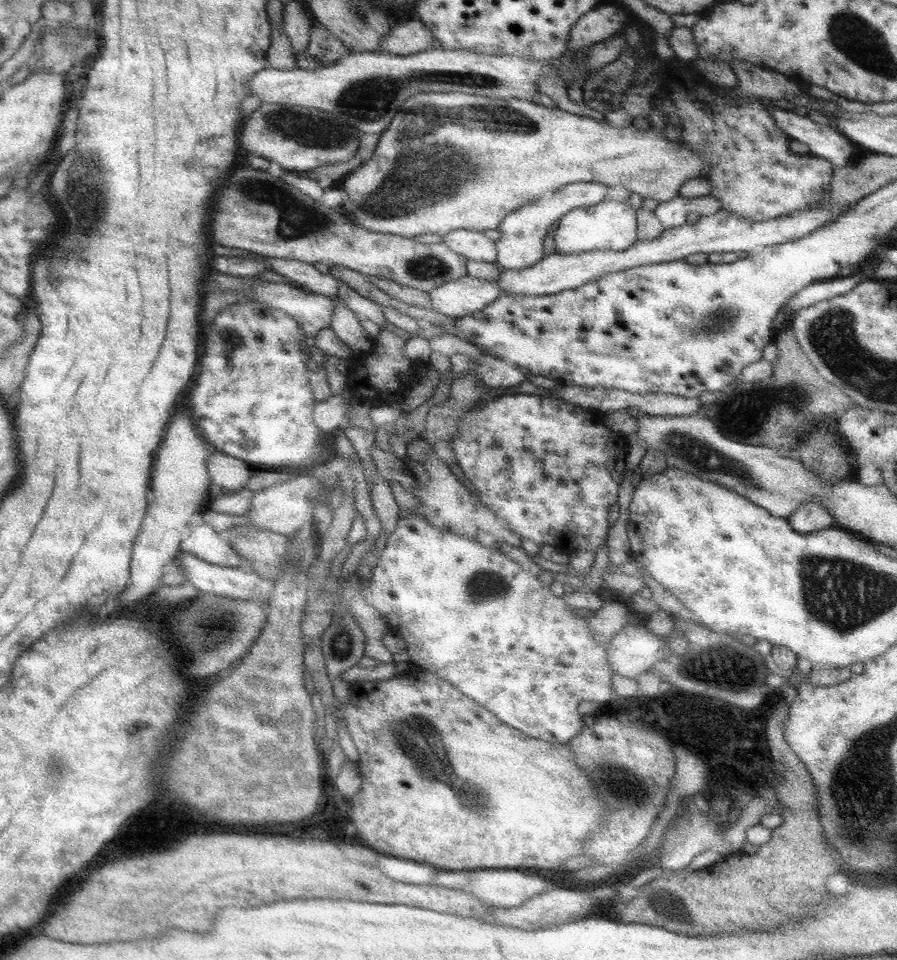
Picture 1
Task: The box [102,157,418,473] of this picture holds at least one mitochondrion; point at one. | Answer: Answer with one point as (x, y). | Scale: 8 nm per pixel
(295, 222)

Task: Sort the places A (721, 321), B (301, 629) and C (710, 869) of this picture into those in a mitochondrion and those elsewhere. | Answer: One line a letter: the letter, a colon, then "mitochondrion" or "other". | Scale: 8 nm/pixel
A: mitochondrion
B: other
C: other

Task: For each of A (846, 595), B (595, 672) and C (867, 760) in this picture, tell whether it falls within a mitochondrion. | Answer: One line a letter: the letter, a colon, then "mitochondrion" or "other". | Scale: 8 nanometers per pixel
A: mitochondrion
B: mitochondrion
C: mitochondrion

